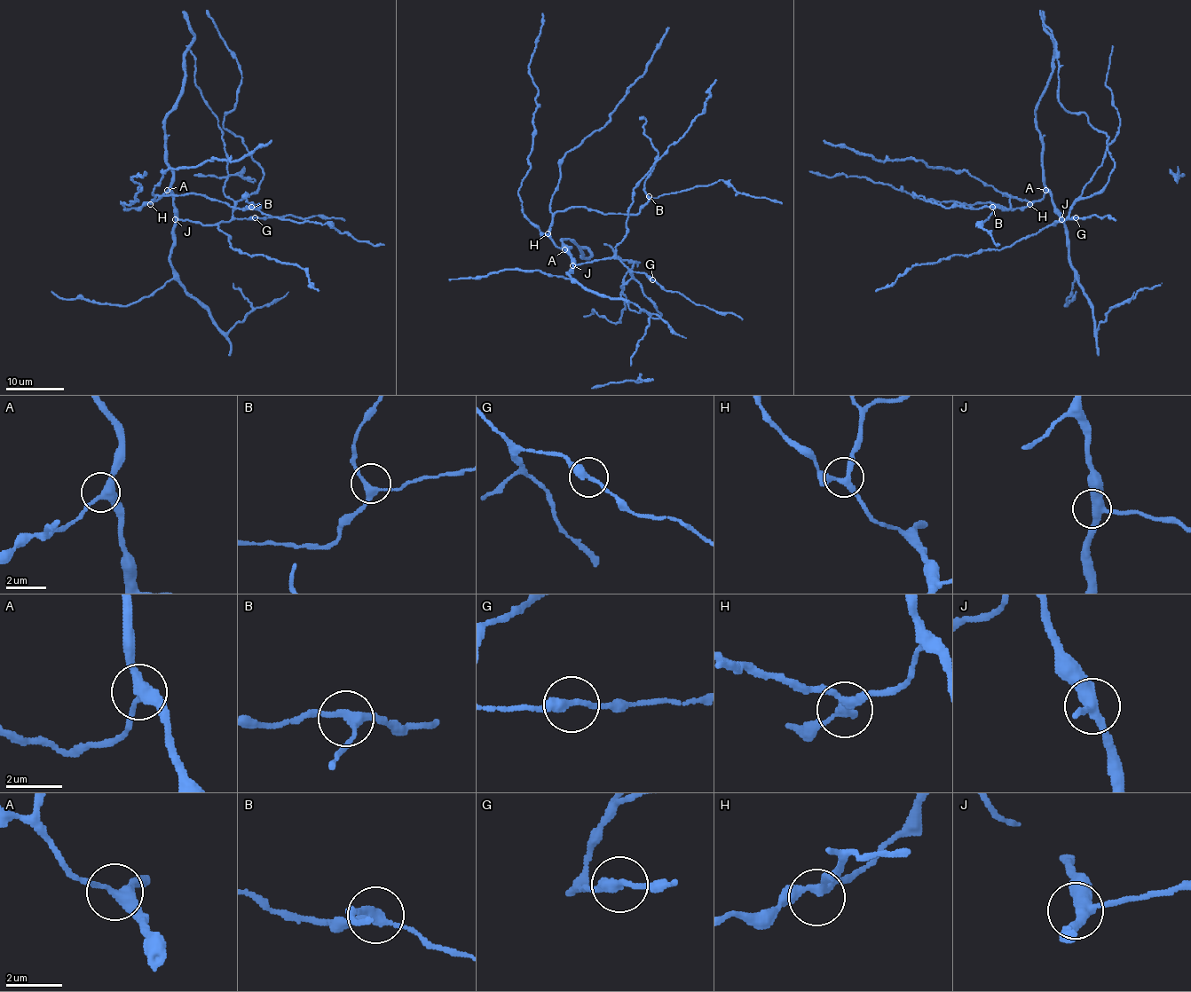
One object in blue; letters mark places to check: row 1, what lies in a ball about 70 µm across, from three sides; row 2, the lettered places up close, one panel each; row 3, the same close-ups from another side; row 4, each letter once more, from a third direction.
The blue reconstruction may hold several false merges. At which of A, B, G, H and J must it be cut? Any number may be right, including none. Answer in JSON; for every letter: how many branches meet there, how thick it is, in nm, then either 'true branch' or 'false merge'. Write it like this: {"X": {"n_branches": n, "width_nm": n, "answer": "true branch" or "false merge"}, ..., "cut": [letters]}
{"A": {"n_branches": 3, "width_nm": 360, "answer": "true branch"}, "B": {"n_branches": 3, "width_nm": 260, "answer": "true branch"}, "G": {"n_branches": 2, "width_nm": 300, "answer": "true branch"}, "H": {"n_branches": 3, "width_nm": 240, "answer": "true branch"}, "J": {"n_branches": 3, "width_nm": 360, "answer": "true branch"}, "cut": []}

